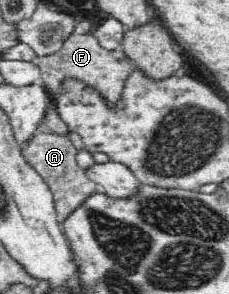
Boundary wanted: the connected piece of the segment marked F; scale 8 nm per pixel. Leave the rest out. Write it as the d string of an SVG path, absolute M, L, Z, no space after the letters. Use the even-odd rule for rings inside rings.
M69 33L62 41L62 47L54 53L37 56L35 64L38 66L43 86L52 100L58 101L62 97L64 88L61 84L64 79L75 79L97 91L103 97L106 107L110 109L116 109L116 103L122 97L125 81L134 70L120 49L116 51L104 49L92 33L88 35Z

